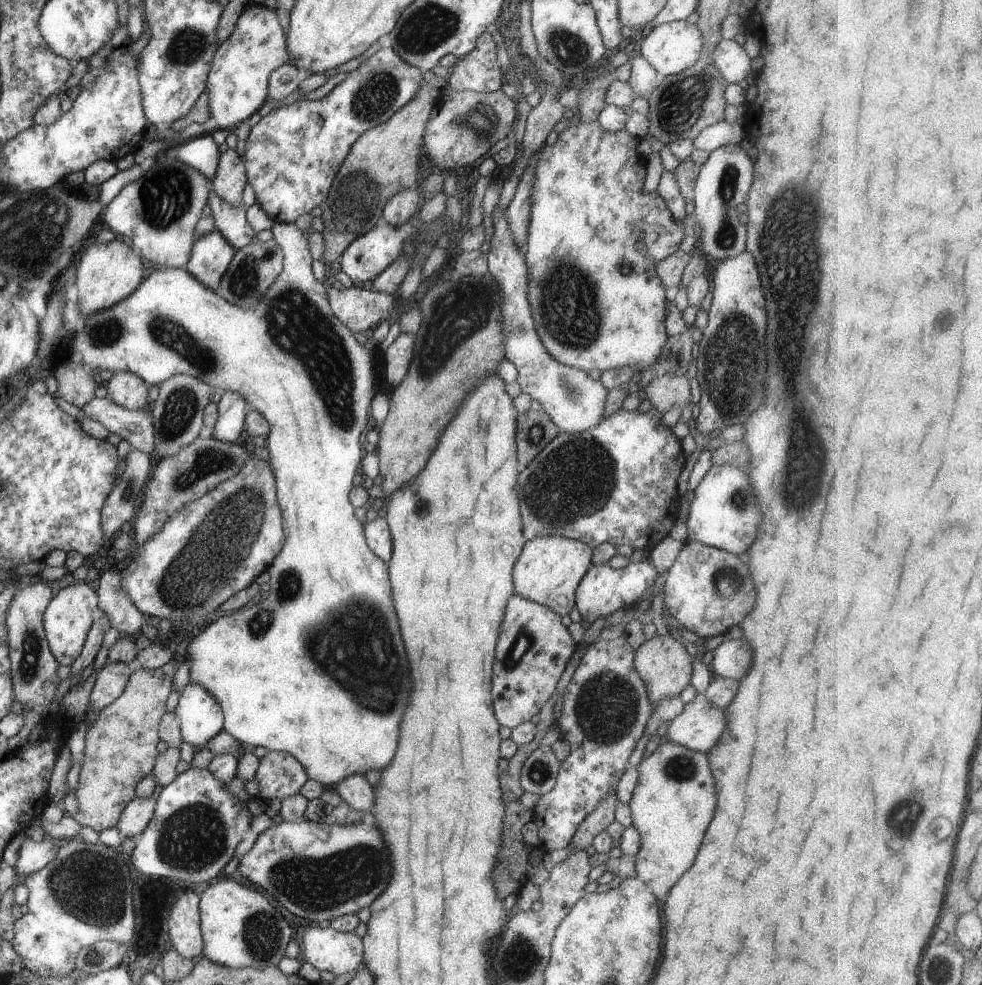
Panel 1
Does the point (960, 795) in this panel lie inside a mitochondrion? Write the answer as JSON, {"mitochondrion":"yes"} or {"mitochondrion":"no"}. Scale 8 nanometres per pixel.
{"mitochondrion":"no"}

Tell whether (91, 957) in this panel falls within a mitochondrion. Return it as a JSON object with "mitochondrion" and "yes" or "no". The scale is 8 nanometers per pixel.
{"mitochondrion":"yes"}

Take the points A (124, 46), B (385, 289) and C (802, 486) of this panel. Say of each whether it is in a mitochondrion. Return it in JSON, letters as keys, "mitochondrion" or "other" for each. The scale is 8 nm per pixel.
{"A":"other","B":"other","C":"mitochondrion"}

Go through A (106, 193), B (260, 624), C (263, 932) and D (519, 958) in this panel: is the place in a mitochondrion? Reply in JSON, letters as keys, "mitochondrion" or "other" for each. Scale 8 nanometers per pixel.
{"A":"other","B":"mitochondrion","C":"mitochondrion","D":"mitochondrion"}

